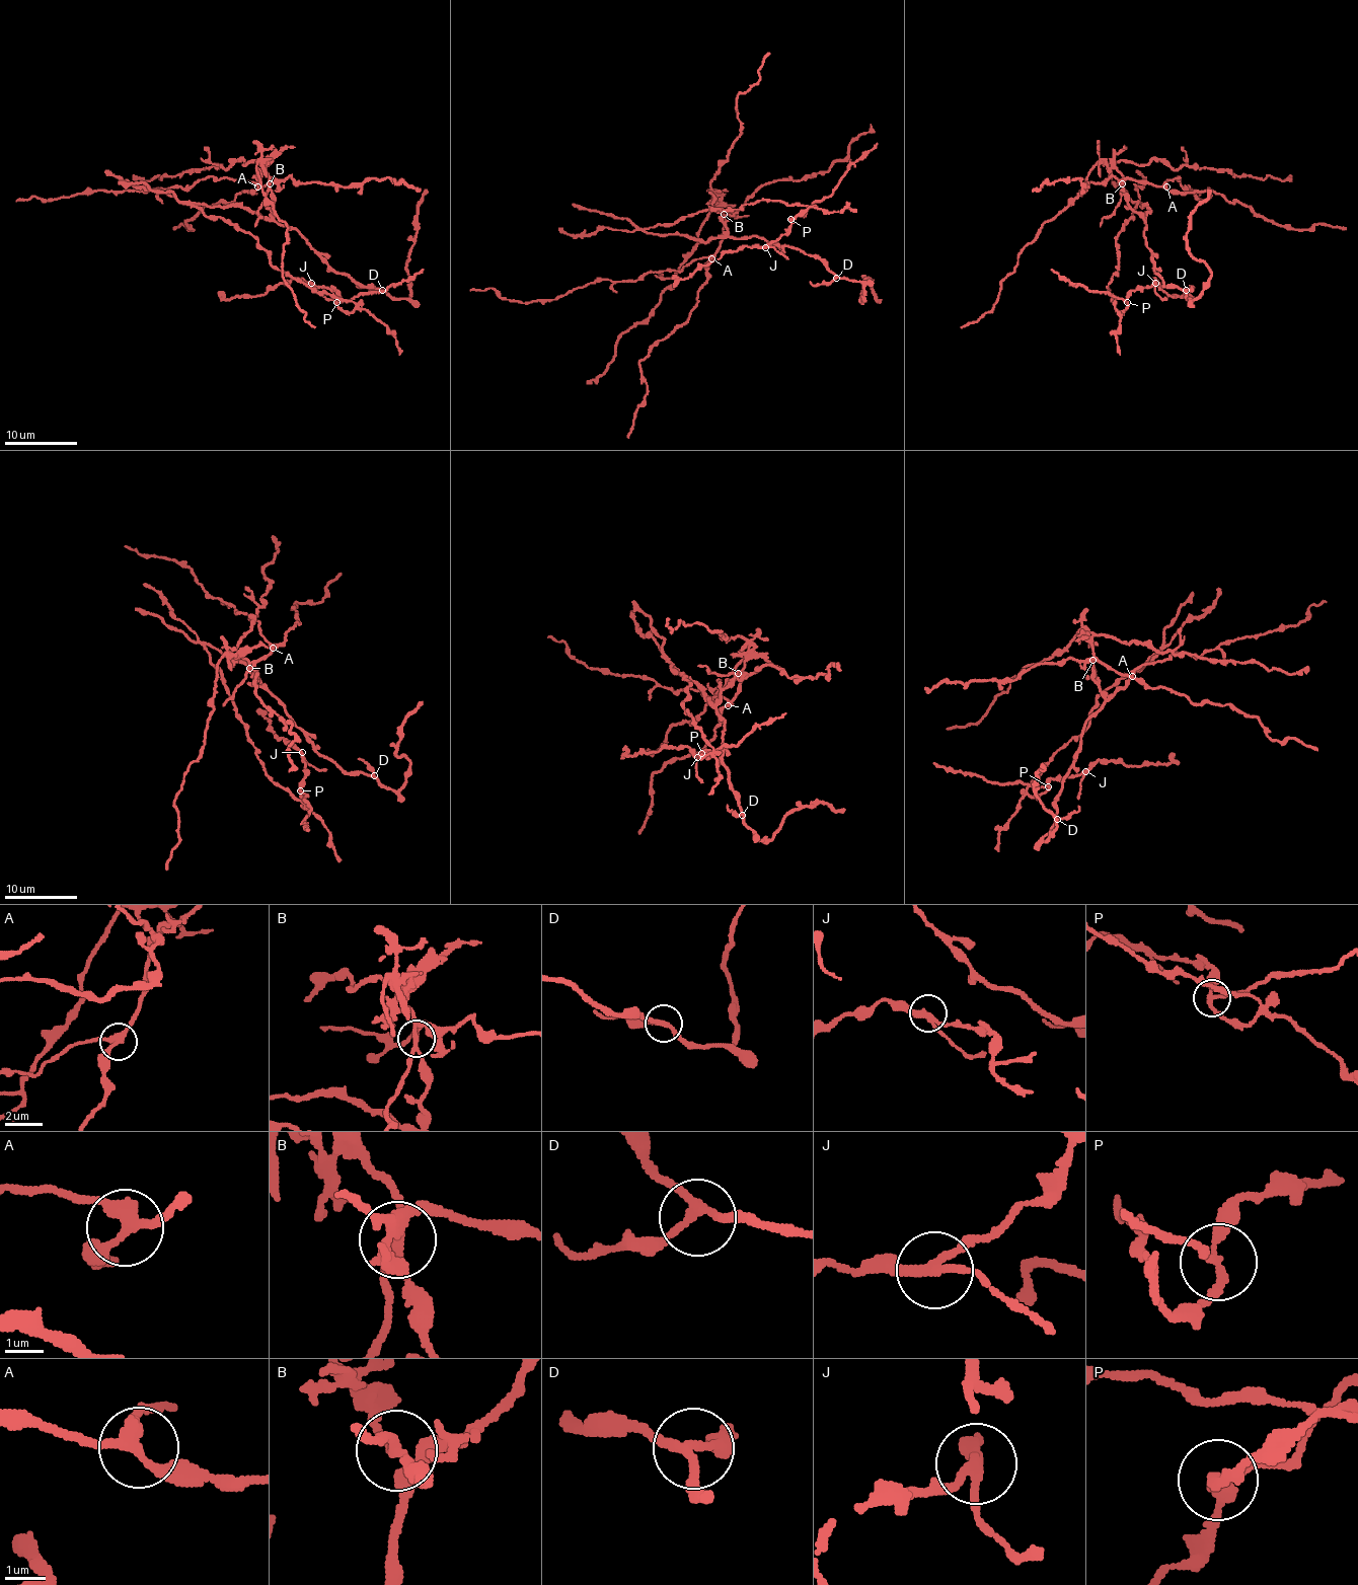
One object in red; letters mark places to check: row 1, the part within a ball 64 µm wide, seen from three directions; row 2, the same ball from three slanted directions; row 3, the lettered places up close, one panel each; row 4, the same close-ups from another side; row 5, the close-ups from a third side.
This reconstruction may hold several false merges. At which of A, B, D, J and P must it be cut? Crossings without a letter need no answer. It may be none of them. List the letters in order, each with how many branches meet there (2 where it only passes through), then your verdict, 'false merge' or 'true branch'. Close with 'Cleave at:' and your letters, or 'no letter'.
A: branches 3; true branch
B: branches 4; false merge
D: branches 3; true branch
J: branches 3; true branch
P: branches 3; false merge
Cleave at: B, P

